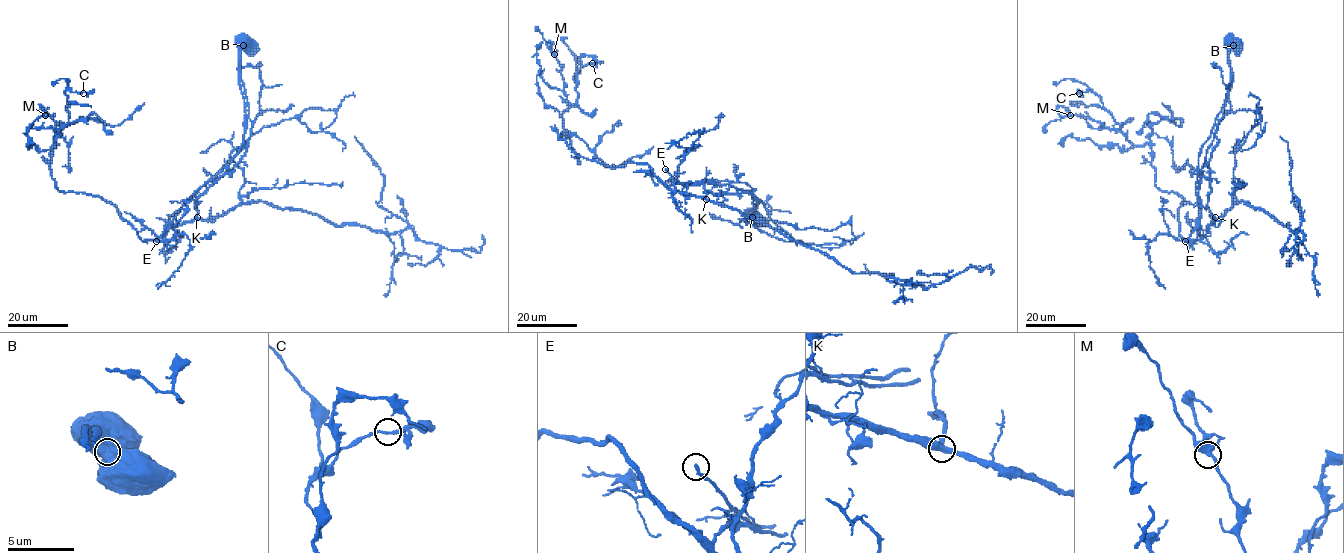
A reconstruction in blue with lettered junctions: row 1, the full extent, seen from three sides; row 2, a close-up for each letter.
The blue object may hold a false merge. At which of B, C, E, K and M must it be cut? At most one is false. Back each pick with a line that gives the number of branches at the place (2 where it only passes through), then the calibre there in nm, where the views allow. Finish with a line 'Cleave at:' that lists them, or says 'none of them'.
B: 1 | 1550 nm
Cleave at: B

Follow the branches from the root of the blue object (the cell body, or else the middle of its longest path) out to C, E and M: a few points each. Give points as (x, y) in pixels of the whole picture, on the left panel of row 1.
C: (250, 46), (244, 146), (155, 239), (103, 199), (55, 184), (65, 92), (83, 92)
E: (250, 46), (241, 51), (240, 63), (239, 85), (245, 106), (244, 146), (169, 218), (156, 242)
M: (250, 46), (244, 146), (155, 239), (103, 199), (58, 189), (59, 132), (44, 115)

